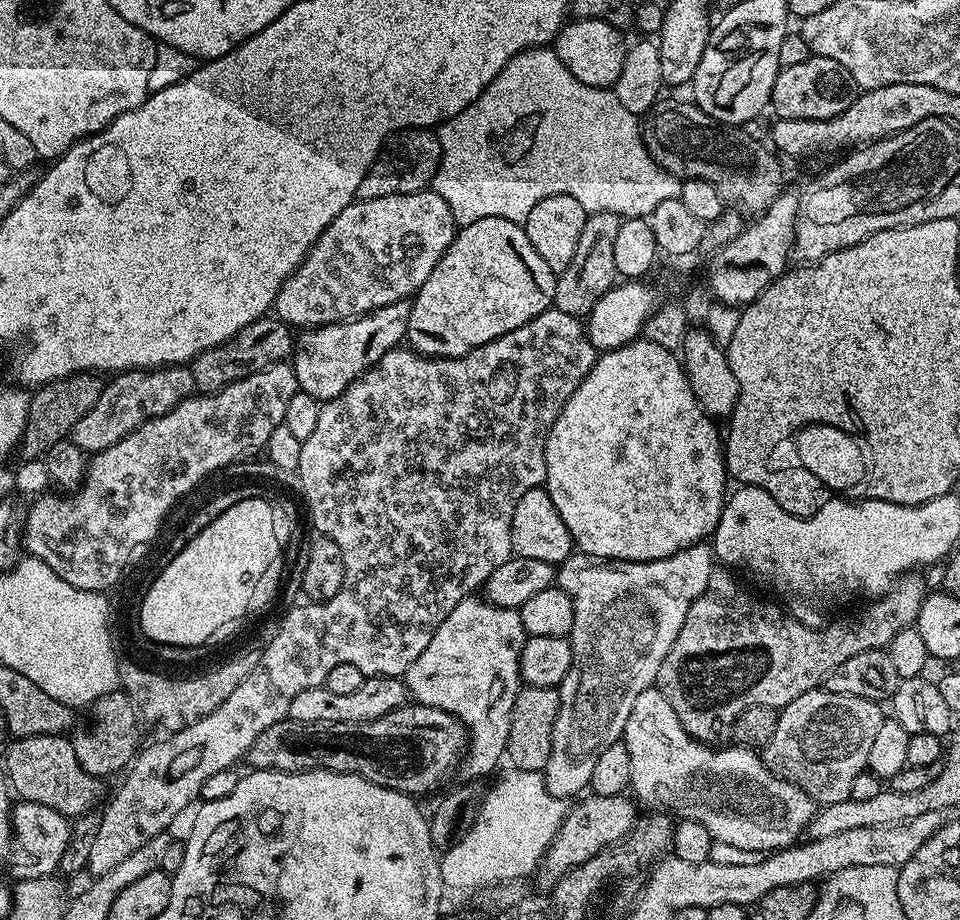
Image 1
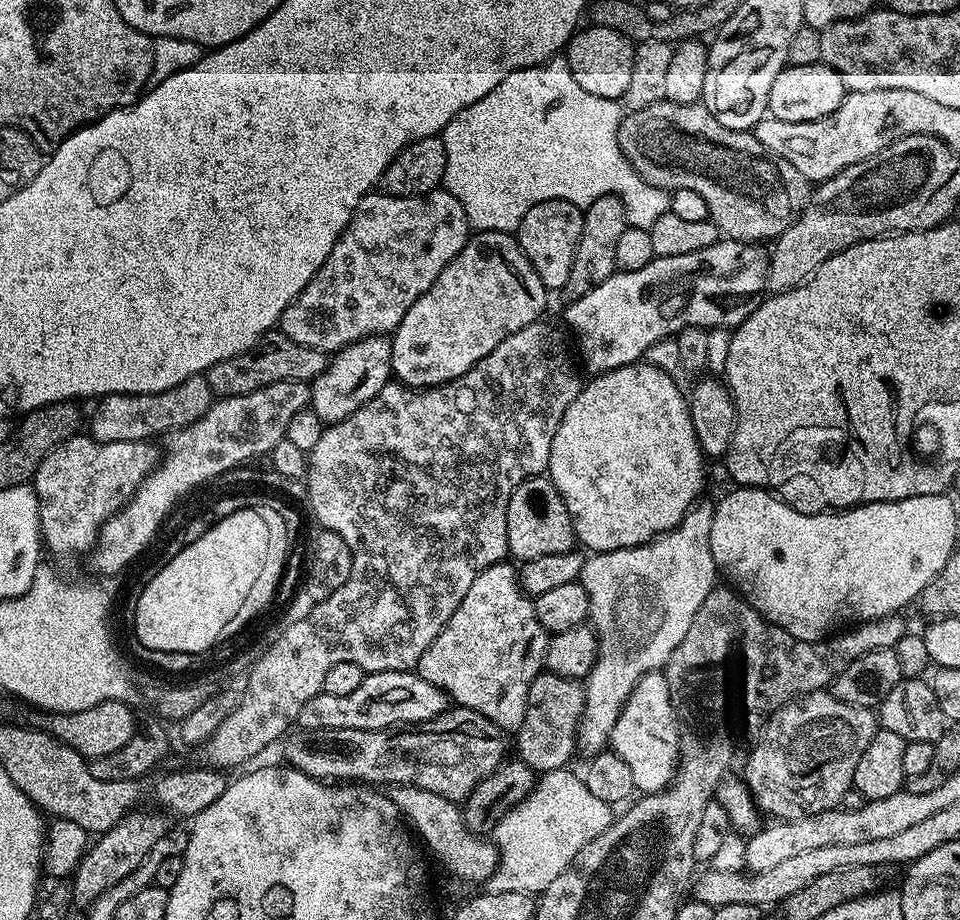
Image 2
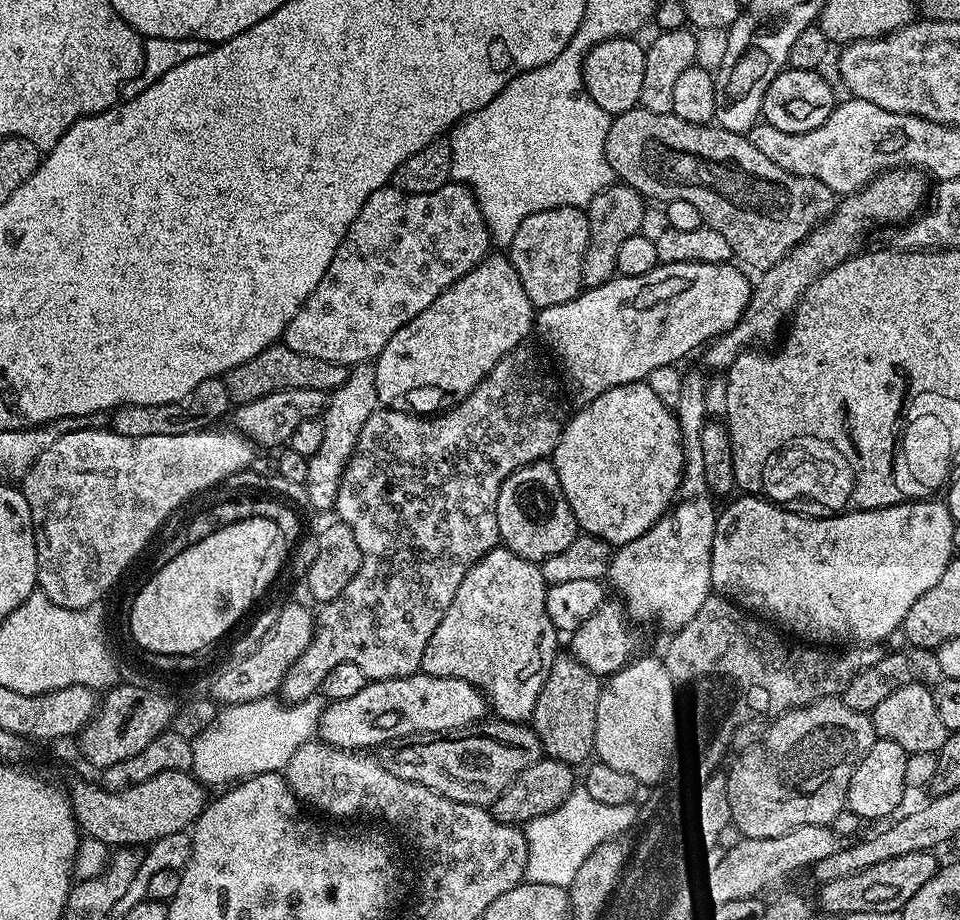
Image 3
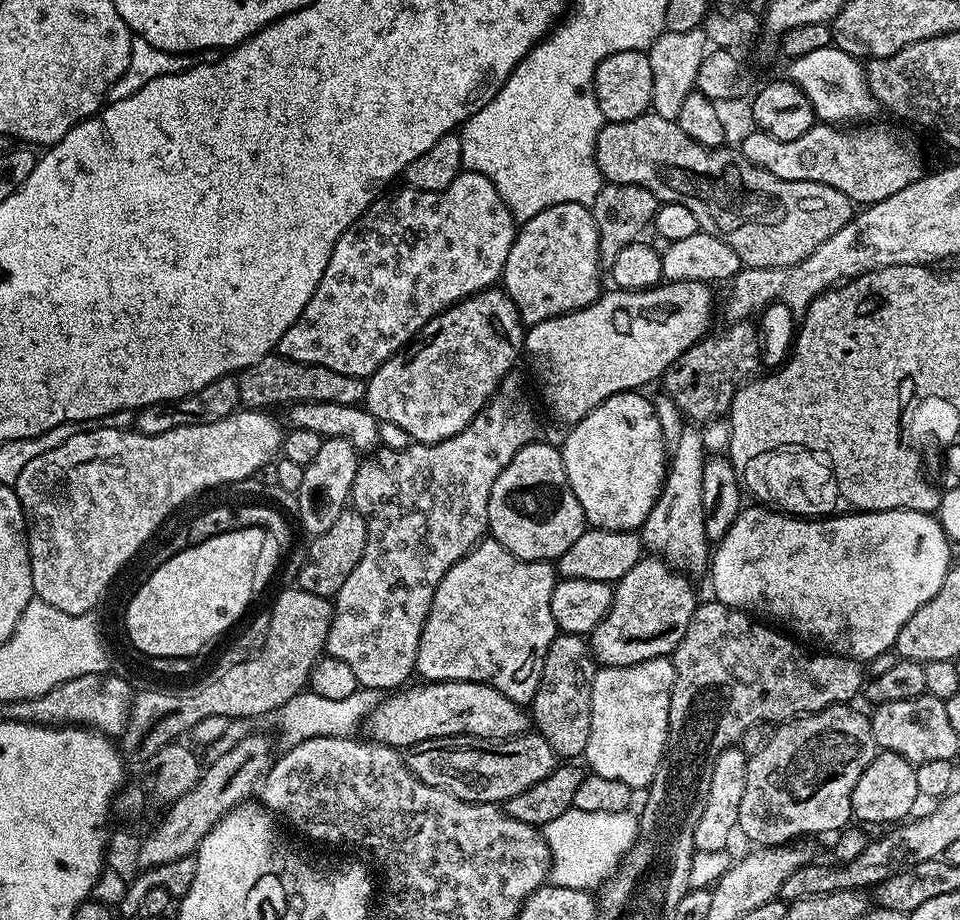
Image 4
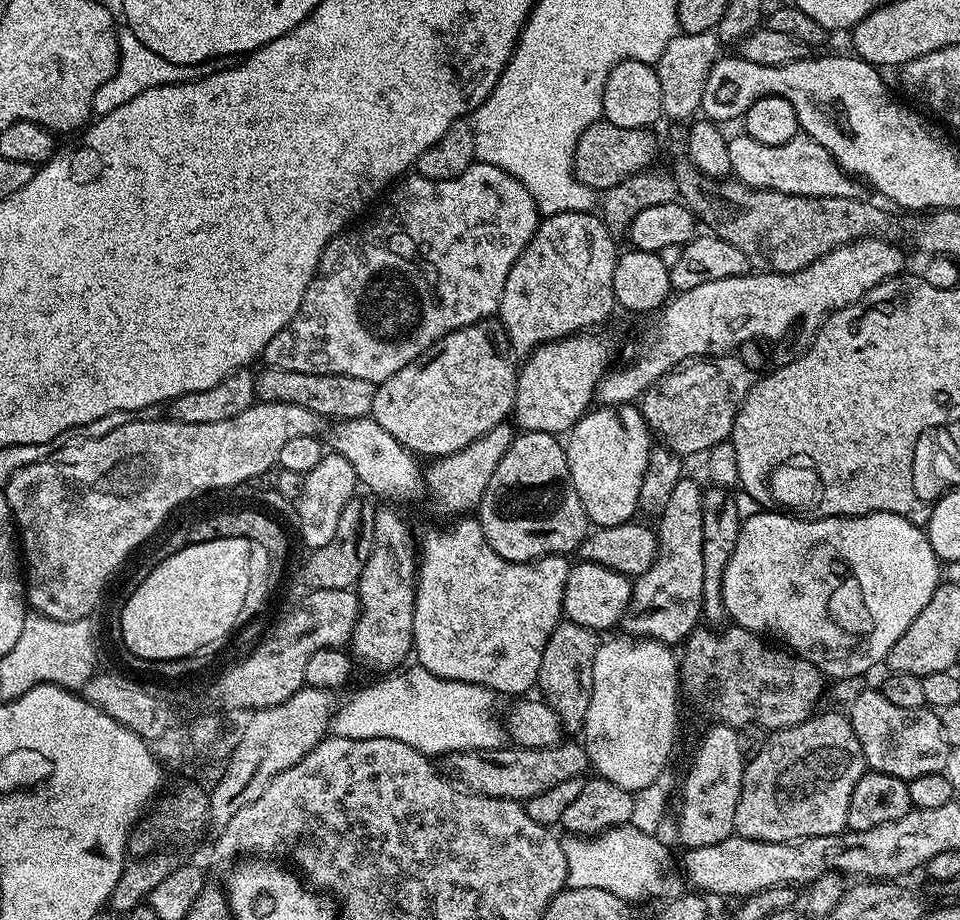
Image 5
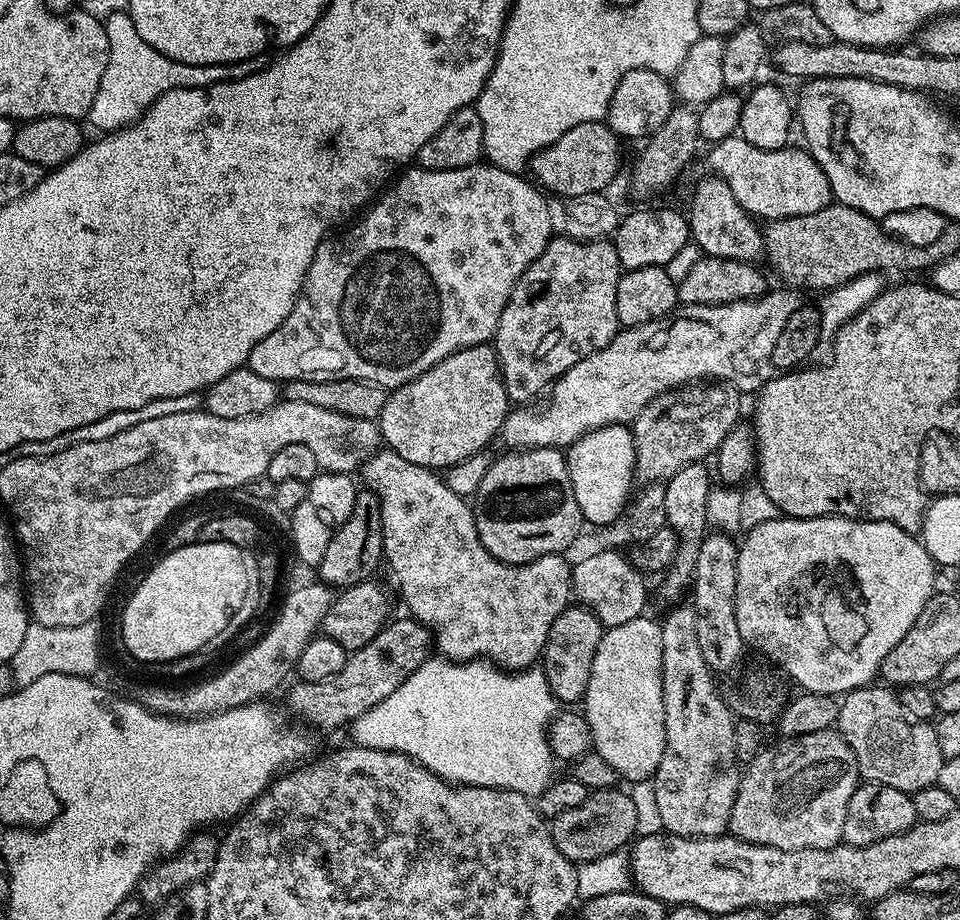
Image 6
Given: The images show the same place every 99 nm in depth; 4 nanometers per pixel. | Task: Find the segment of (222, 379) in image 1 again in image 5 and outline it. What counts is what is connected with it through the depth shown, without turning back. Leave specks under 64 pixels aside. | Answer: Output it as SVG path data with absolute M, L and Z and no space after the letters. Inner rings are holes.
M265 367L264 373L256 376L256 394L263 403L273 404L282 402L290 406L302 406L322 418L333 416L333 421L357 420L363 416L371 416L374 406L374 394L376 385L370 383L366 378L350 378L349 376L339 376L338 374L298 374L294 370L278 370L277 368Z

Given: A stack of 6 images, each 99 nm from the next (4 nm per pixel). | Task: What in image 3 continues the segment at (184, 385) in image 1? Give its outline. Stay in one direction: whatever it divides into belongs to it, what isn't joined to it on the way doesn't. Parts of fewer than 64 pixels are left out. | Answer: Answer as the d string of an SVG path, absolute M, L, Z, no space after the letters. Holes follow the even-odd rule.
M217 378L198 382L194 390L179 404L159 404L158 406L134 406L127 404L111 413L111 431L122 434L126 438L147 438L150 434L186 434L187 432L203 432L211 429L220 419L230 412L228 391L223 379Z

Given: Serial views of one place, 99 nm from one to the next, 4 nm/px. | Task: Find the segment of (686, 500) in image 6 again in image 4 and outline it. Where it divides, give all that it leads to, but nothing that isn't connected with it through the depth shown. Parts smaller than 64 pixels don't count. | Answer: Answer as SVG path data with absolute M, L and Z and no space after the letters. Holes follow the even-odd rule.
M655 554L645 555L627 574L615 581L612 605L590 634L590 647L597 665L634 666L659 656L671 657L694 614L698 597L685 573L669 566Z

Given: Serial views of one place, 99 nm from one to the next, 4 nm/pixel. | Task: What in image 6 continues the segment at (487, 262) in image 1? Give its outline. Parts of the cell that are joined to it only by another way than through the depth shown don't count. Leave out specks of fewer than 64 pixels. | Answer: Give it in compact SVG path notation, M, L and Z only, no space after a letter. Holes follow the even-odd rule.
M487 343L458 350L401 388L391 389L386 406L382 406L378 427L383 443L391 451L406 458L406 462L441 470L440 468L448 468L451 464L460 464L463 460L470 459L492 439L495 441L509 411L510 401L504 380L500 377L500 360L496 357L495 347Z

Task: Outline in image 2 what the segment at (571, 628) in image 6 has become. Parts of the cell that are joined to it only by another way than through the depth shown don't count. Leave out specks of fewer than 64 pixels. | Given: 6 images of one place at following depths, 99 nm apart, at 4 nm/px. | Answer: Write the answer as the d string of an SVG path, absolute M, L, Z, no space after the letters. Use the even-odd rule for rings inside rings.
M541 670L534 682L528 684L526 714L522 718L522 726L514 733L518 760L536 774L568 768L568 759L576 752L576 726L583 709L584 690L580 680Z

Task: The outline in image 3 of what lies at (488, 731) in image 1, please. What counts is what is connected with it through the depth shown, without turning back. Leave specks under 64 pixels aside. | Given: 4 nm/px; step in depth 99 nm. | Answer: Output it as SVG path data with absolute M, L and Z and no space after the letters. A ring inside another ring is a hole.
M497 546L492 548L485 554L476 565L469 570L466 578L458 586L458 590L454 594L454 598L450 602L450 606L446 610L446 614L442 618L442 622L438 622L438 626L434 630L434 634L430 638L430 642L424 651L424 657L420 663L423 675L425 676L453 676L458 680L464 680L471 684L477 692L481 693L483 699L487 701L492 708L501 717L504 722L524 722L531 717L534 706L538 702L538 694L544 685L544 677L546 675L546 660L544 664L544 635L553 631L553 626L548 620L548 615L544 606L546 604L546 594L548 589L540 573L540 564L522 558L518 554L514 554L509 548Z

